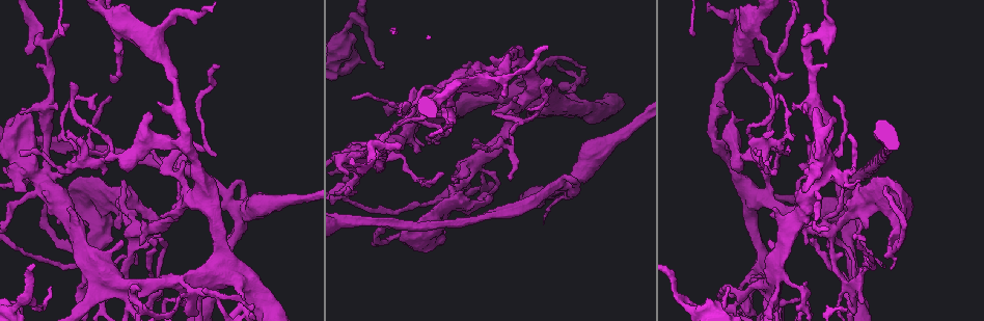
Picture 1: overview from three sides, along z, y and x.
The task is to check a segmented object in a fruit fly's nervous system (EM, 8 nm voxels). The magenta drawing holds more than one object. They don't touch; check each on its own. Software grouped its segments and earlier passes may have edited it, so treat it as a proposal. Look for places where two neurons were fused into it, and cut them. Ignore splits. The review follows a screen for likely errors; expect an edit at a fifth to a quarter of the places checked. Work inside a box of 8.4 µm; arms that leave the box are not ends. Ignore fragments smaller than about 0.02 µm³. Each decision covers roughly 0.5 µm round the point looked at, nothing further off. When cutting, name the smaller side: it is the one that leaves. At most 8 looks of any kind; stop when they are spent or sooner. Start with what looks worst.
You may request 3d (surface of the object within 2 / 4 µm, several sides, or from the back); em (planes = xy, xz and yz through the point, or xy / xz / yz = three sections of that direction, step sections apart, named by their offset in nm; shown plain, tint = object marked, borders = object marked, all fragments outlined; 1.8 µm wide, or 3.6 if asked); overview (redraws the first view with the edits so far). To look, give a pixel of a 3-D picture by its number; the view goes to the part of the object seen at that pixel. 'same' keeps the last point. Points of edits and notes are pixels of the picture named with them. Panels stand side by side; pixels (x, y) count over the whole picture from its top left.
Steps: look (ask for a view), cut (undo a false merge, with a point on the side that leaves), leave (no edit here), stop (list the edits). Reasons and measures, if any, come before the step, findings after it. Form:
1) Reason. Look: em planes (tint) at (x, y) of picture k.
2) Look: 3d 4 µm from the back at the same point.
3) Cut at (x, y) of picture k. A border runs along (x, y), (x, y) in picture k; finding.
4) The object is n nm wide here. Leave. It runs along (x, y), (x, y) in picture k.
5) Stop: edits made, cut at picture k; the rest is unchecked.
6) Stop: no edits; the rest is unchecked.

Sharp bend. Look: em 3.6 µm xz step 16 (tint) at (37, 176) of picture 1.

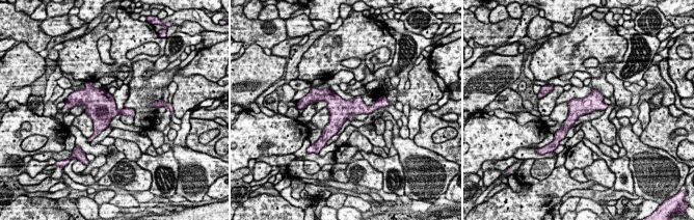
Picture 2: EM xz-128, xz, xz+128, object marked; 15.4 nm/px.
Look: em 3.6 µm planes (tint) at the same point.

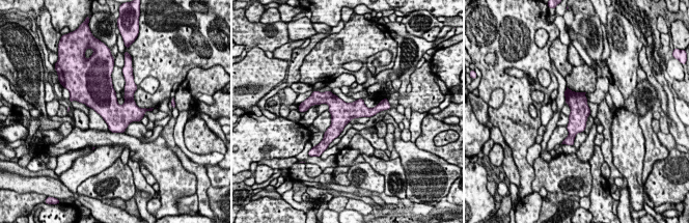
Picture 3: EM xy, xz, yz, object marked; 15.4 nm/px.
The object is 300 nm wide here. Leave. It runs along (568, 91), (576, 102), (571, 141) in picture 3; continuous, no second neuron.

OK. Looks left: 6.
Branch point. Look: em 3.6 µm planes (tint) at (242, 205) of picture 1.

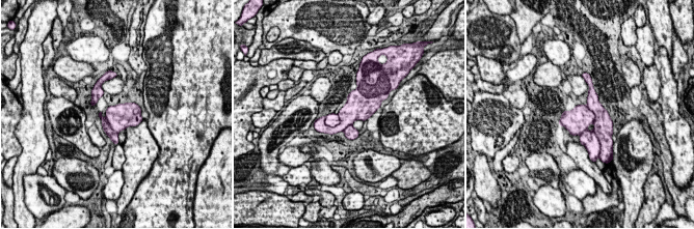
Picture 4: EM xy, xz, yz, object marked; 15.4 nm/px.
Cut at (319, 124) of picture 4. A second neuron is stuck on.

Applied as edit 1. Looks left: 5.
Touches itself. Look: em xy step 16 (tint) at (474, 190) of picture 1.

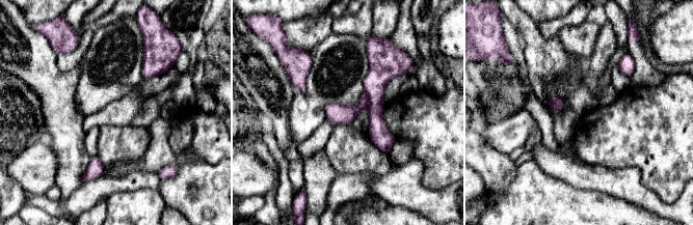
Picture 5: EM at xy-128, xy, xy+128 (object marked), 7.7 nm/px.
Another direction. Look: em planes (tint) at the same point.

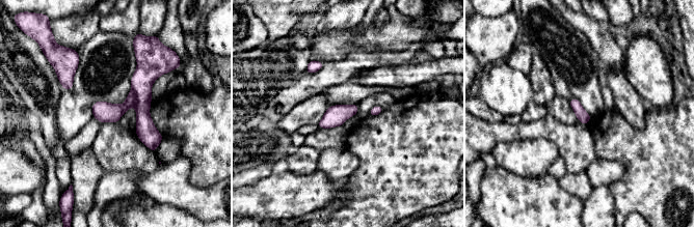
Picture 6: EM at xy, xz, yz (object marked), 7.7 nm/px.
The object is 100 nm wide here. Cut at (150, 66) of picture 6. A second neuron is stuck on.

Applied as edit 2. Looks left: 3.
Stop: edits made, cut at picture 4, cut at picture 6; the rest is unchecked.

